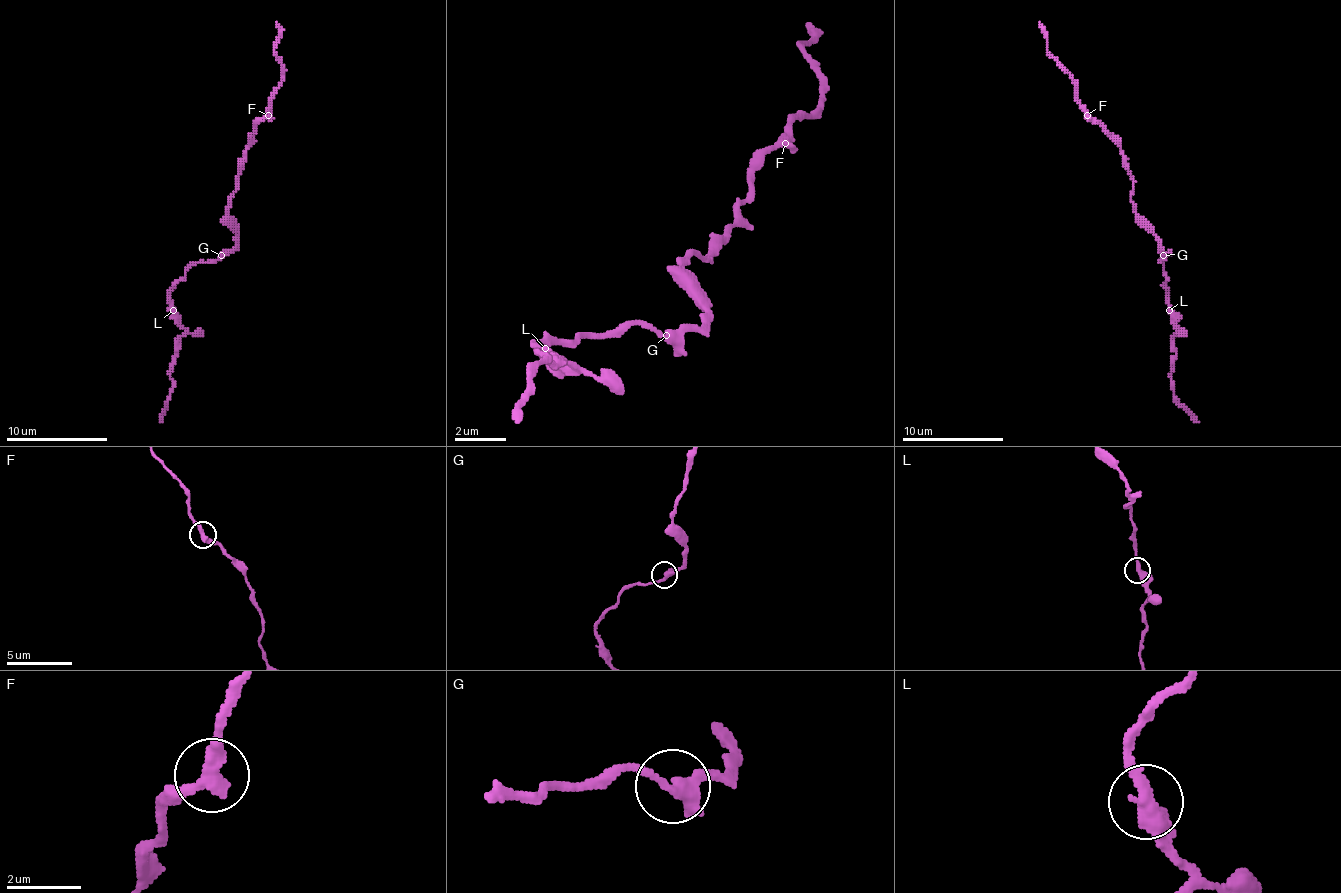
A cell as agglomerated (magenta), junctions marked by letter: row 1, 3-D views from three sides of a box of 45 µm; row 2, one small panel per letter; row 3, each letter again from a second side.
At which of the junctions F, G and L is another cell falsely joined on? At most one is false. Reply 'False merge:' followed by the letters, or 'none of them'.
False merge: none of them

